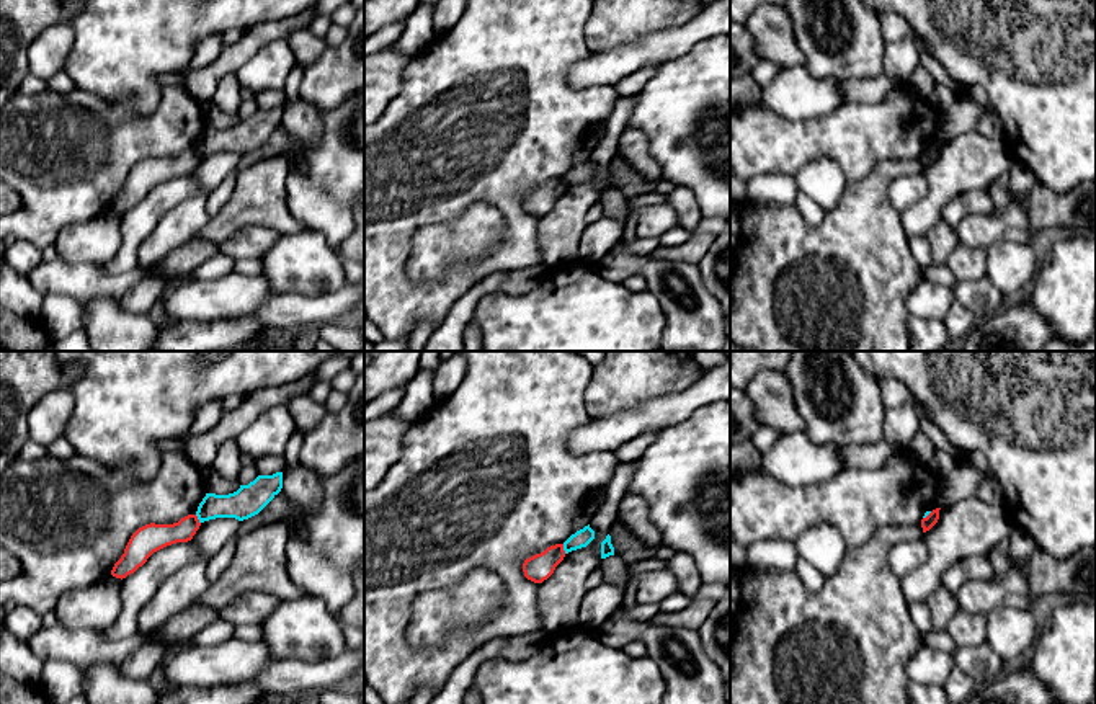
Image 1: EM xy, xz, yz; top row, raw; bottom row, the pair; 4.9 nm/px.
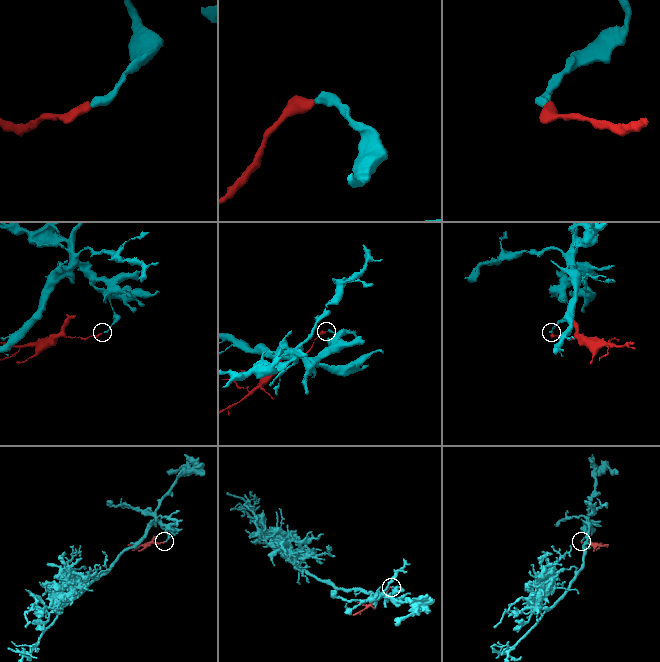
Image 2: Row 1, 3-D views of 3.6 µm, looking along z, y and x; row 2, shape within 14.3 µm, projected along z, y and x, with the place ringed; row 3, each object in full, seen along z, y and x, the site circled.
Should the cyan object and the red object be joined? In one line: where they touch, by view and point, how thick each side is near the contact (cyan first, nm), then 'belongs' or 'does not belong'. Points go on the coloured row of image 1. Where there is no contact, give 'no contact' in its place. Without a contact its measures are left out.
xz (564, 549) | 90/140 nm | does not belong

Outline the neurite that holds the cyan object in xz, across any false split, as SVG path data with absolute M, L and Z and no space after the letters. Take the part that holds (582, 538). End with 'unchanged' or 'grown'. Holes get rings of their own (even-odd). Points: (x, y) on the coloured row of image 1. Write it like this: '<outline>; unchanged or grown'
M588 526L583 529L577 531L572 534L565 542L564 542L564 550L565 554L586 547L591 541L595 539L595 531Z; unchanged

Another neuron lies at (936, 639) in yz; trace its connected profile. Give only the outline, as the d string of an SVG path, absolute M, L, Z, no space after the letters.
M931 629L928 634L923 635L923 642L931 648L938 648L947 653L952 653L959 647L947 630Z

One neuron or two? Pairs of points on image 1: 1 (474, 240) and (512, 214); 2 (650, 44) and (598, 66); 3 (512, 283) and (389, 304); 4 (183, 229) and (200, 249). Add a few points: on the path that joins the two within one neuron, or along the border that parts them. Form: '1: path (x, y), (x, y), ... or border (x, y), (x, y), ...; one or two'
1: border (479, 200), (505, 221), (487, 253); two
2: path (637, 54), (611, 64); one
3: border (543, 263), (521, 267), (508, 273); two
4: border (191, 237), (160, 262); two

